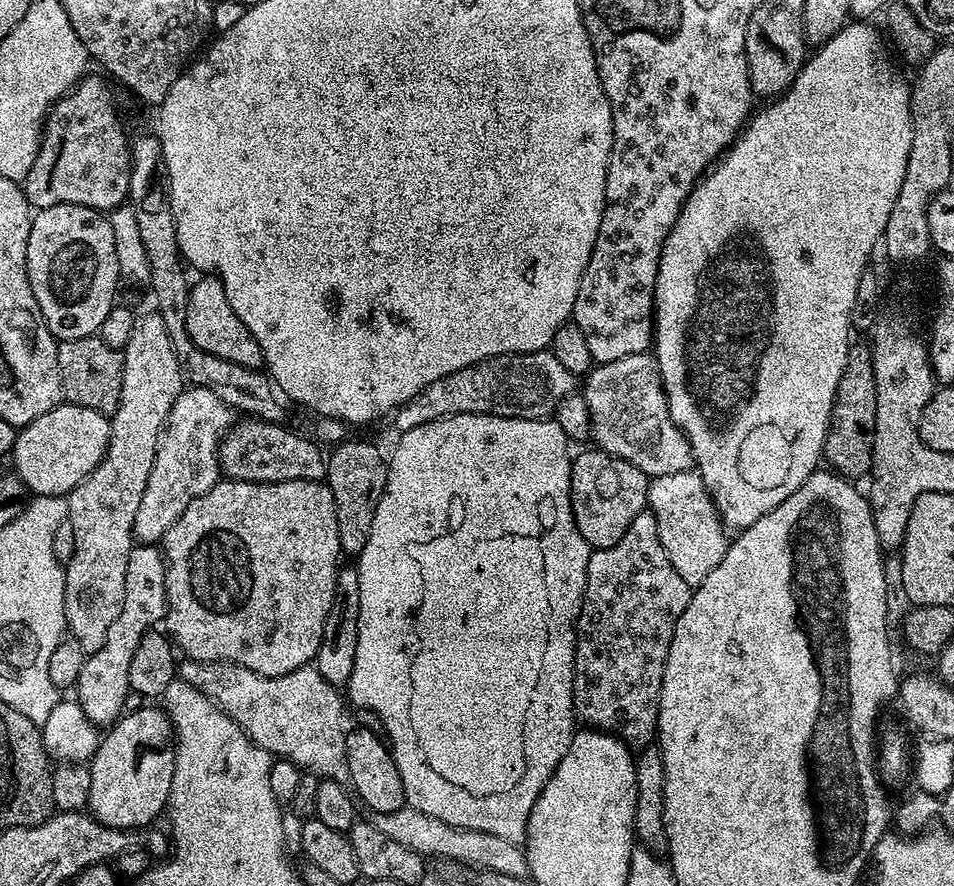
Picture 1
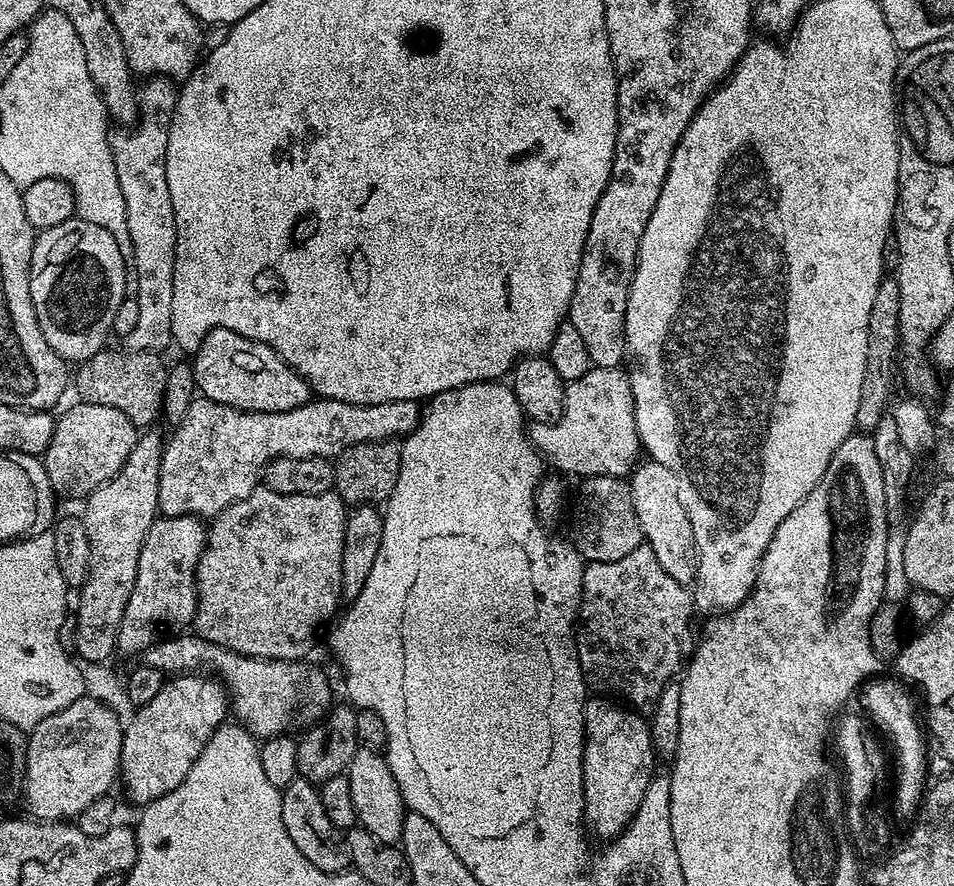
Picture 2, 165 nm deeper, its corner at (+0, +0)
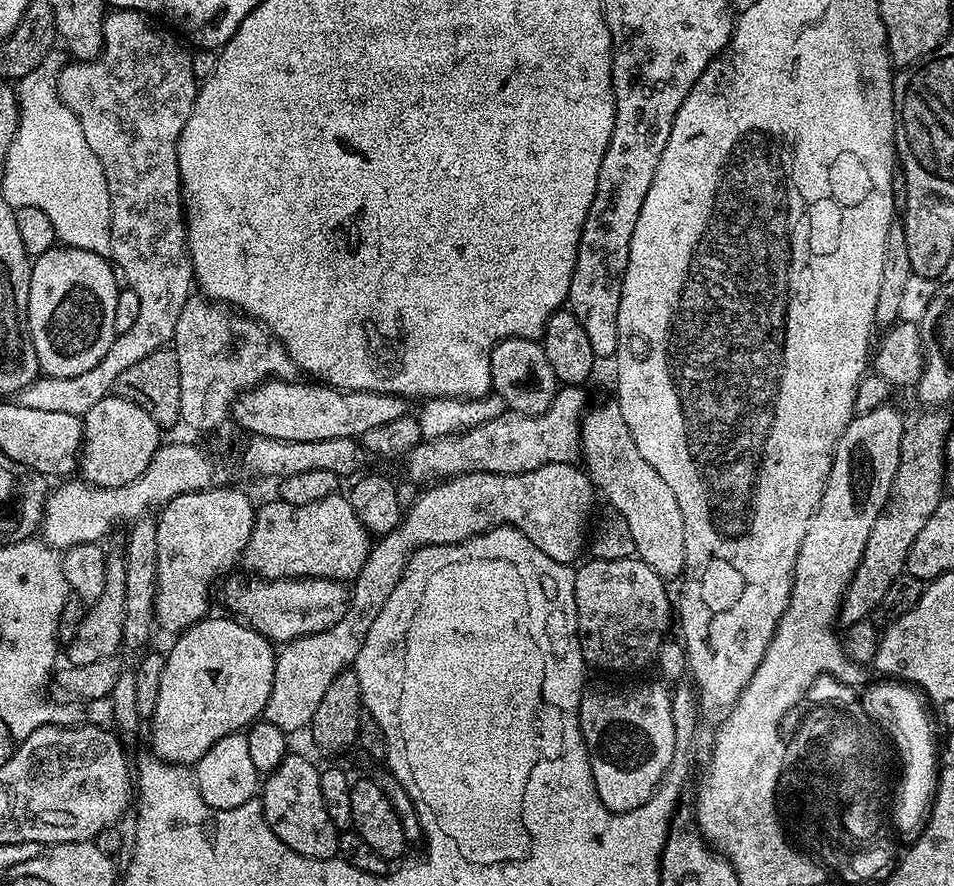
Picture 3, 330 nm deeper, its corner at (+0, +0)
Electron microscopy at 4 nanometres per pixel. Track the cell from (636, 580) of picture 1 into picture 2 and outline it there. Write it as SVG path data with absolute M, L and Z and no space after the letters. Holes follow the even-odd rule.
M641 546L631 550L630 554L626 555L626 558L621 558L616 562L589 563L584 569L584 590L580 593L578 627L575 629L576 653L584 671L585 684L588 685L593 693L607 694L609 697L615 698L617 701L623 702L636 710L644 710L644 707L647 709L649 706L652 706L659 695L662 694L663 688L667 684L673 683L675 676L672 675L676 671L676 675L681 671L682 665L686 660L686 653L693 647L692 616L694 617L693 593L685 585L674 582L674 578L670 578L670 574L666 574L666 570L662 570L661 564L658 563L658 558L654 558L654 550L652 548Z

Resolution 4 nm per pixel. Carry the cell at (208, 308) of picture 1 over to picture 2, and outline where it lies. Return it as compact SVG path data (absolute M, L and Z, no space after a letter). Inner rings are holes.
M215 328L206 334L190 363L195 391L205 400L213 400L243 412L285 412L313 399L308 382L298 376L270 346L242 338L234 330Z

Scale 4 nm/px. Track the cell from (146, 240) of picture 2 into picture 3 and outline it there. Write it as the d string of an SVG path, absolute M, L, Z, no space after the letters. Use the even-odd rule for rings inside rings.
M131 10L109 11L104 18L104 45L100 53L93 60L76 60L75 62L65 63L58 76L58 90L60 91L62 102L66 102L66 106L70 106L70 110L74 110L74 114L82 126L82 134L86 134L86 146L90 146L90 150L94 150L94 154L98 158L98 162L102 162L102 170L106 174L106 186L110 190L110 210L112 211L110 214L111 259L114 261L119 275L123 279L124 276L128 279L125 280L127 287L132 288L134 294L138 294L138 319L134 321L134 326L130 326L130 330L126 330L126 334L117 336L112 341L110 350L106 350L106 354L102 358L102 362L98 362L98 366L93 366L91 370L85 370L82 374L74 374L74 378L54 378L53 376L41 374L37 376L34 383L23 388L21 392L16 393L14 397L15 403L27 406L30 410L47 410L48 412L57 414L74 414L83 418L86 410L90 410L90 406L95 406L98 402L102 402L102 398L110 395L113 389L115 389L119 376L127 368L135 366L137 362L142 362L142 358L154 354L154 350L166 348L172 344L174 330L178 326L178 318L182 314L182 306L186 306L189 296L193 295L194 292L192 260L188 256L188 230L184 215L184 205L180 194L178 142L180 141L182 130L186 126L186 118L190 118L190 110L196 101L198 81L192 69L192 52L189 49L184 49L180 44L175 44L172 40L167 40L162 33L155 32L144 20L147 19L139 12L133 12Z

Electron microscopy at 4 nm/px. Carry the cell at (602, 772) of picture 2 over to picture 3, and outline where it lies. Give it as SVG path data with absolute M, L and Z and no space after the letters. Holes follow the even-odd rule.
M663 683L632 684L629 688L585 687L580 699L580 733L588 748L598 798L611 812L641 808L663 782L674 758L674 710L671 691Z

